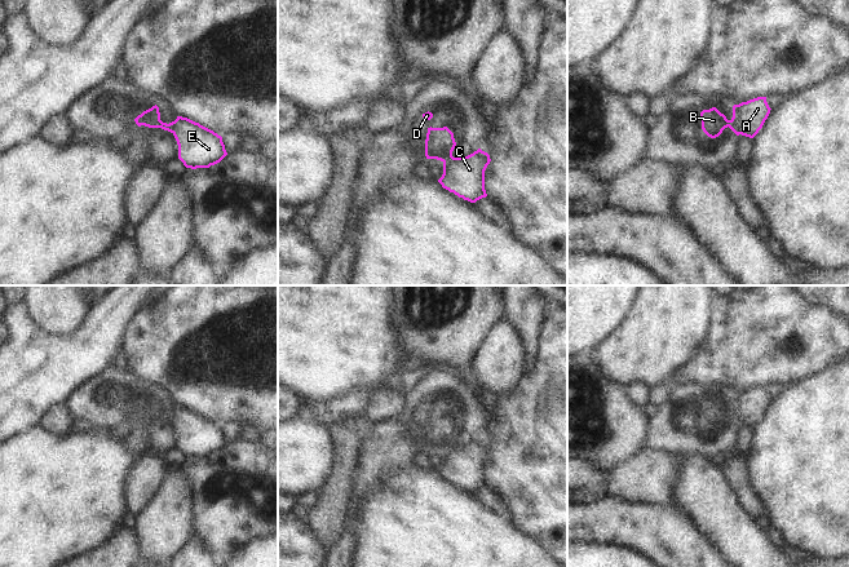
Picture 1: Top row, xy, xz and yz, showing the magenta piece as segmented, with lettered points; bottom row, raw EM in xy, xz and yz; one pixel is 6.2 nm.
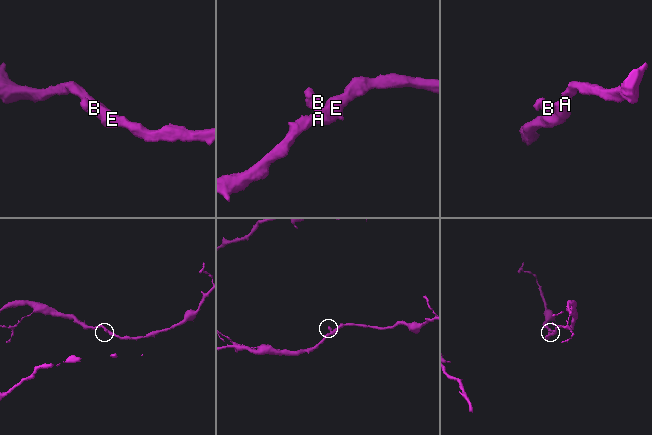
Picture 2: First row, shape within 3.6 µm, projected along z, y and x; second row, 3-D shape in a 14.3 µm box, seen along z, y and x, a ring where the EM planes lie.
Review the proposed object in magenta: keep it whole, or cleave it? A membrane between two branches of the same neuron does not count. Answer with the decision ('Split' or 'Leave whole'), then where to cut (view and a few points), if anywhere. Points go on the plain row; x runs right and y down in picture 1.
Split. Split along xz (451, 444), (443, 451)

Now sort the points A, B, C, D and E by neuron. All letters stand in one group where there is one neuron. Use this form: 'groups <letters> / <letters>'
groups A C E / B D

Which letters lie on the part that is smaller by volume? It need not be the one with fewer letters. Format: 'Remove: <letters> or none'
Remove: B, D

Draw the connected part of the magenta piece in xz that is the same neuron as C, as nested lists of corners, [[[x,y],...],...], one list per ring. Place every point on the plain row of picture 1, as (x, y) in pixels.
[[[481,438],[468,446],[443,451],[443,464],[438,469],[443,478],[459,487],[476,492],[486,487],[485,460],[490,453],[490,444]]]

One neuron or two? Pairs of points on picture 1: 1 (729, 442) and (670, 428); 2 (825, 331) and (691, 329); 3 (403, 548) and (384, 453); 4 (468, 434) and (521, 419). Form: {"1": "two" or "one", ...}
{"1": "one", "2": "two", "3": "two", "4": "two"}

